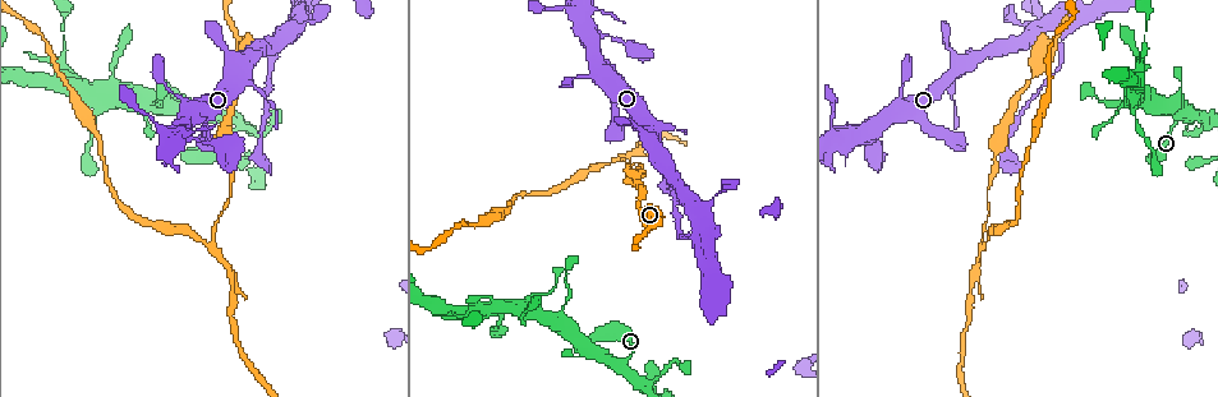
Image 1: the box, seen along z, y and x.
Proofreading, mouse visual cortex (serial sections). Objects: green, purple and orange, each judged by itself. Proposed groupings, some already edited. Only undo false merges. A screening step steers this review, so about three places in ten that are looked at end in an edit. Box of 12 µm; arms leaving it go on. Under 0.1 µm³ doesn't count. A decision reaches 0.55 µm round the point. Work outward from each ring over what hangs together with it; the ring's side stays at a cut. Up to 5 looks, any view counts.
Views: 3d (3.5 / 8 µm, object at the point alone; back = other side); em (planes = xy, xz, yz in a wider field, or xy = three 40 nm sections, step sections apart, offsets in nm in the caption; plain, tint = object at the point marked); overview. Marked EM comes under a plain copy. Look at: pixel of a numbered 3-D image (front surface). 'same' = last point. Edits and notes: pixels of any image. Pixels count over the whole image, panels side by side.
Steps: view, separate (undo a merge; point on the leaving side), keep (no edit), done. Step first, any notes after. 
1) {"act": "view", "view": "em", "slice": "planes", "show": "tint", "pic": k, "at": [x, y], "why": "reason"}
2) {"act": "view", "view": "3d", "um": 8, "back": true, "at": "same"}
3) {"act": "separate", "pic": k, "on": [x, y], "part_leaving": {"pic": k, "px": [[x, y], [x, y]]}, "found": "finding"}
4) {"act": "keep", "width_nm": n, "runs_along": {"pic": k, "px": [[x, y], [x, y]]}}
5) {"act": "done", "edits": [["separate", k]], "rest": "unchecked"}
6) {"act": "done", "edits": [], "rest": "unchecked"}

{"act": "view", "view": "3d", "um": 8, "back": true, "pic": 1, "at": [518, 306], "why": "two arms in line, one across"}

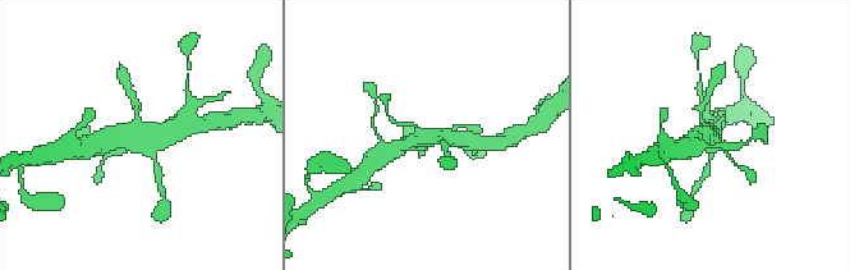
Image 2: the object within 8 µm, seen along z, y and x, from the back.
{"act": "view", "view": "em", "slice": "xy", "step": 1, "show": "tint", "pic": 2, "at": [427, 141], "why": "now the EM"}

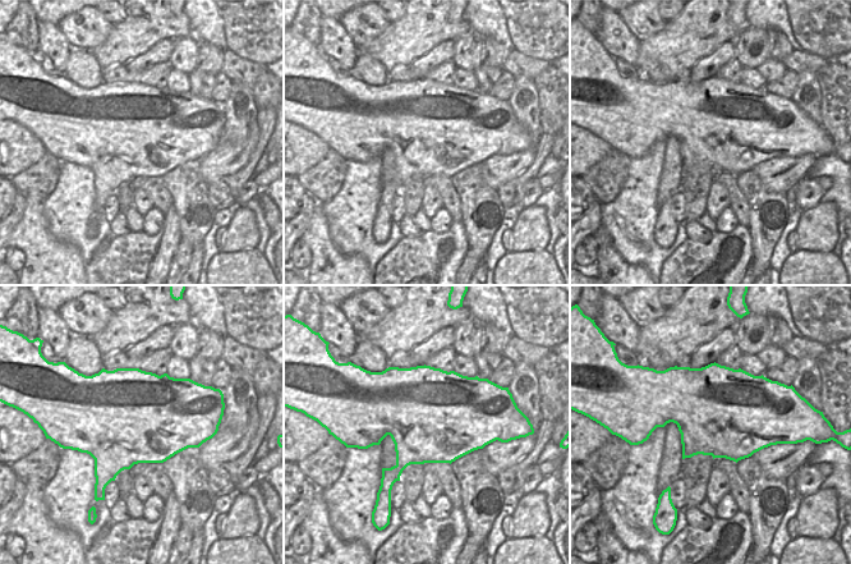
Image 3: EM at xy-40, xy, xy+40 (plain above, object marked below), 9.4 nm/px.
{"act": "keep", "found": "one cell here"}

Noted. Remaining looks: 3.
{"act": "view", "view": "3d", "um": 3.5, "pic": 1, "at": [688, 234], "why": "sudden change in width"}

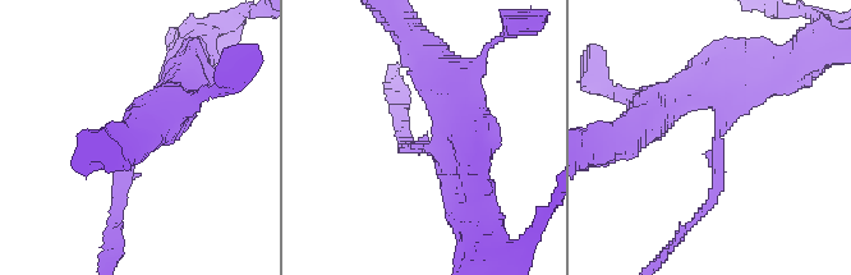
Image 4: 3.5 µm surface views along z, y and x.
{"act": "view", "view": "em", "slice": "xy", "step": 1, "show": "tint", "pic": 4, "at": [715, 147], "arm_widths_nm": [150, 400], "why": "shape alone is not enough"}

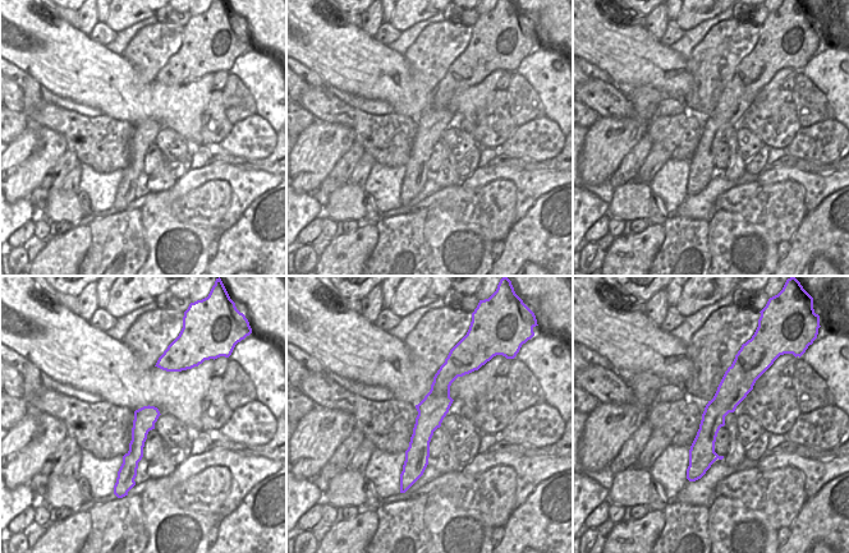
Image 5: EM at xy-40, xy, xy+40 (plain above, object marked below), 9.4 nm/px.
{"act": "keep", "runs_along": {"pic": 4, "px": [[180, 90], [129, 156], [118, 223]]}, "found": "one cell here"}

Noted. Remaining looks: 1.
{"act": "done", "edits": [], "rest": "unchecked"}

